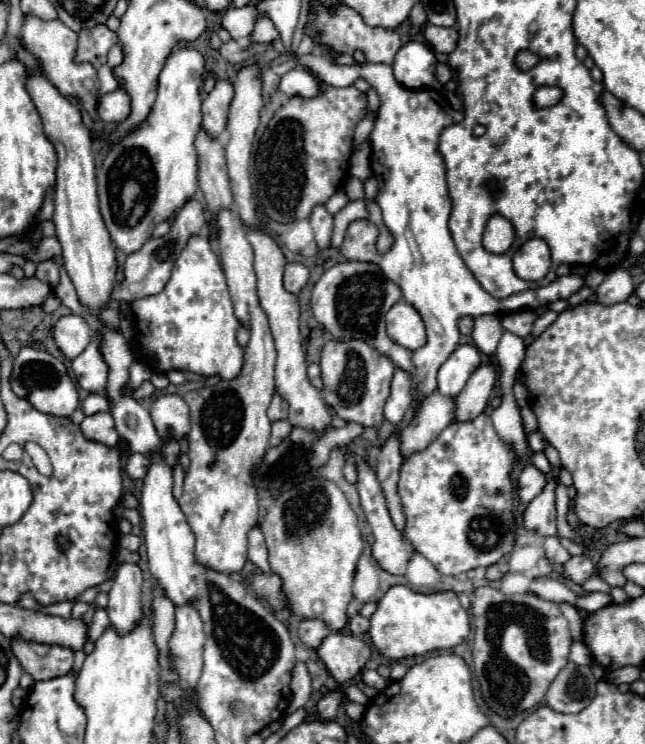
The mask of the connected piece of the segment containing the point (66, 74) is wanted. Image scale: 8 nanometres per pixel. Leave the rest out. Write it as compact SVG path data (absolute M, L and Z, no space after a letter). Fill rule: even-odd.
M23 15L23 29L21 29L21 41L25 49L43 65L43 71L47 79L63 93L63 95L77 95L87 113L97 119L97 71L93 65L73 63L75 49L77 49L77 33L71 31L65 23L59 19L53 21L41 21L33 15Z

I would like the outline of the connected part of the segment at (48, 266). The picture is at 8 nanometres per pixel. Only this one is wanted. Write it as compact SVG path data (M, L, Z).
M49 259L49 261L41 261L41 263L37 265L35 277L41 279L41 281L51 283L53 287L57 287L57 283L59 283L59 265L57 265L55 261L51 261L51 259Z

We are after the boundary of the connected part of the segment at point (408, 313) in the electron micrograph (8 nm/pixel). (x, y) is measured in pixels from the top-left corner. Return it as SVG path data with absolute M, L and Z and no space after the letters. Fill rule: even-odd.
M397 301L385 315L387 319L387 335L405 349L419 349L425 345L425 327L421 321L421 315L413 305L407 301Z

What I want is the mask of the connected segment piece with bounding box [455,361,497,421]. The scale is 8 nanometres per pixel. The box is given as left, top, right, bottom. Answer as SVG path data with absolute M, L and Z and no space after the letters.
M491 361L477 367L473 377L467 381L465 389L455 399L455 419L469 421L483 413L483 409L489 403L489 395L493 391L493 385L497 381L497 371Z

